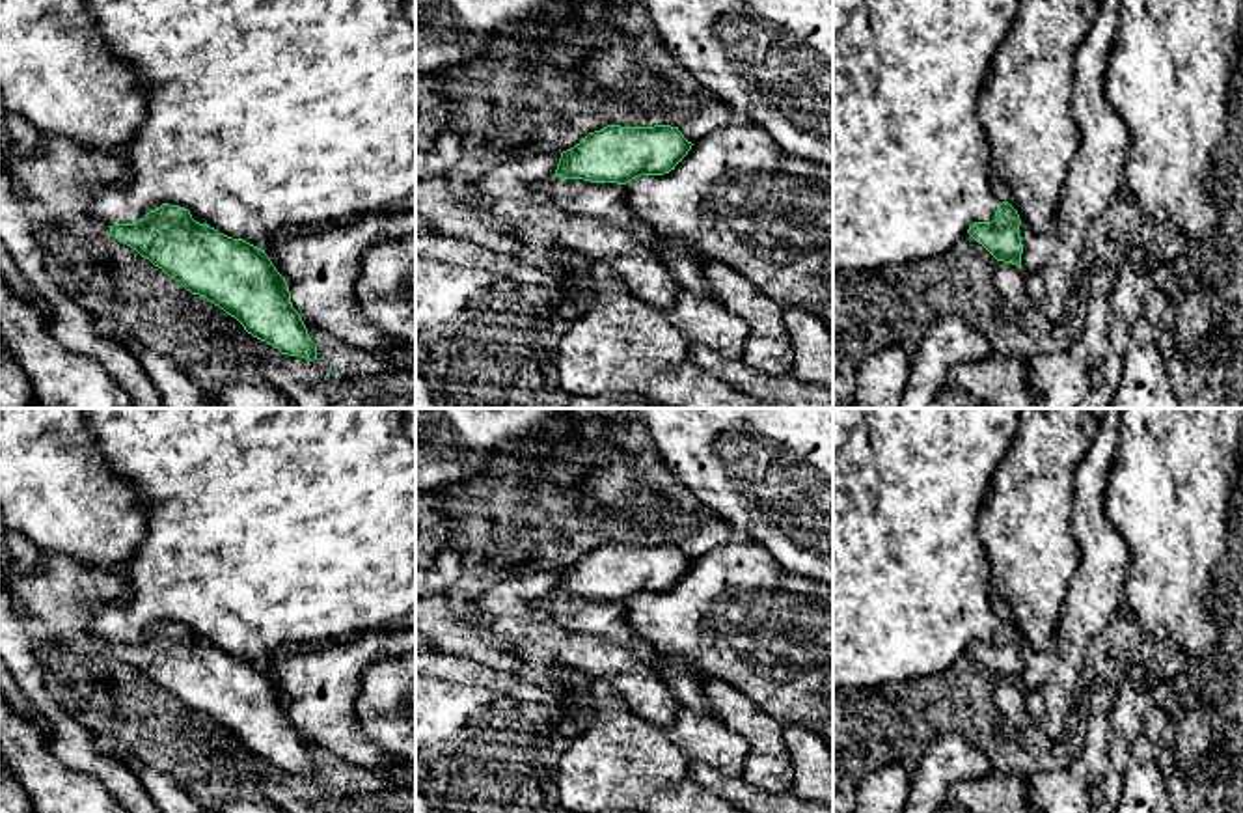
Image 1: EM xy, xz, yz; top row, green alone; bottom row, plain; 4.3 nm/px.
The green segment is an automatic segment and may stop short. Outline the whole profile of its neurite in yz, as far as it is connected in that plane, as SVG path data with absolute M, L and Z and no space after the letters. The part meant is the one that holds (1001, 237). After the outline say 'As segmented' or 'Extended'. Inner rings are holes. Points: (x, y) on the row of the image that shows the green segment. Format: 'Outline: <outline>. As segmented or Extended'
Outline: M991 172L990 186L999 201L991 222L975 222L967 233L982 244L997 261L1021 267L1023 244L1019 237L1019 214L1006 185Z. Extended

